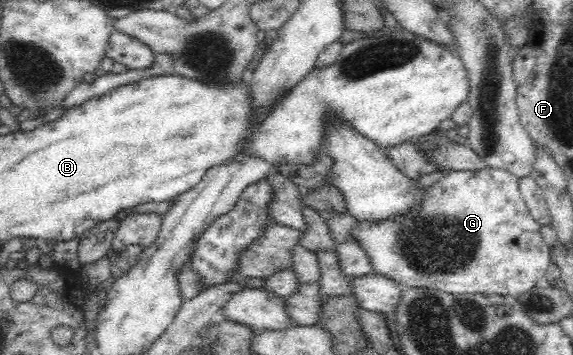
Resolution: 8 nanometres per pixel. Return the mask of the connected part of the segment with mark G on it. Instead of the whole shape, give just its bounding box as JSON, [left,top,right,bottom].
[354,167,550,297]

